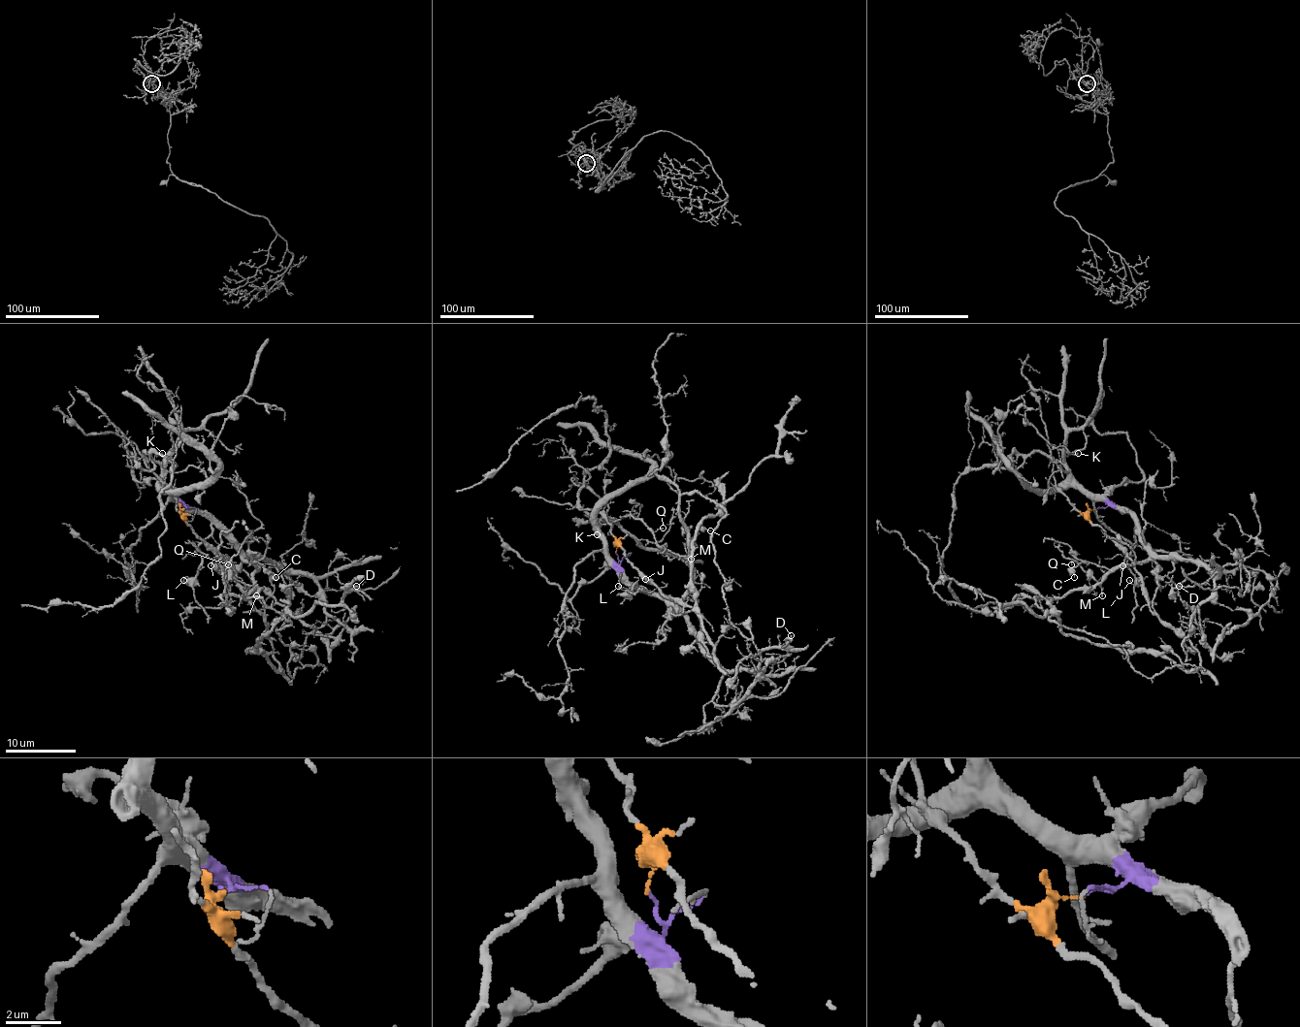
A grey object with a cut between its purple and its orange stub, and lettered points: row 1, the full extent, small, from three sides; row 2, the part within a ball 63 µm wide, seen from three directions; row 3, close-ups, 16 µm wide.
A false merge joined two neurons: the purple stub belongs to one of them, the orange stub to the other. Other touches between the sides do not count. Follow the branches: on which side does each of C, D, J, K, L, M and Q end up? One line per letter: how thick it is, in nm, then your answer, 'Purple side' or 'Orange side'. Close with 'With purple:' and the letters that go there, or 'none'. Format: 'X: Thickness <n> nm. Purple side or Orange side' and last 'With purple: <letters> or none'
C: Thickness 120 nm. Purple side
D: Thickness 180 nm. Purple side
J: Thickness 150 nm. Orange side
K: Thickness 140 nm. Purple side
L: Thickness 130 nm. Purple side
M: Thickness 110 nm. Purple side
Q: Thickness 110 nm. Purple side
With purple: C, D, K, L, M, Q

